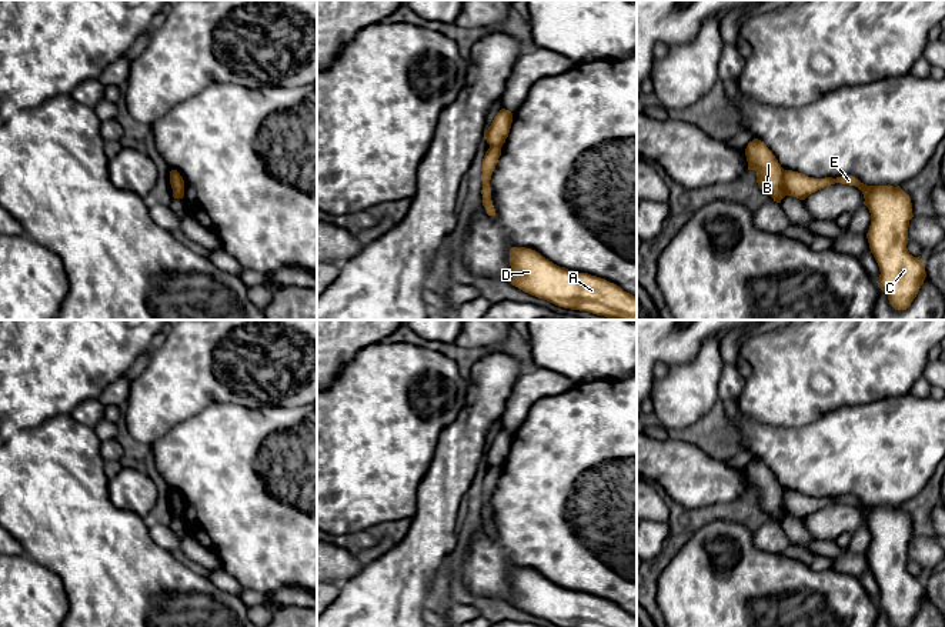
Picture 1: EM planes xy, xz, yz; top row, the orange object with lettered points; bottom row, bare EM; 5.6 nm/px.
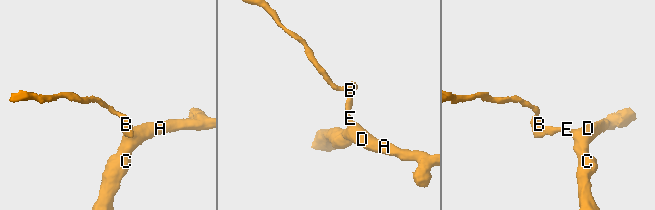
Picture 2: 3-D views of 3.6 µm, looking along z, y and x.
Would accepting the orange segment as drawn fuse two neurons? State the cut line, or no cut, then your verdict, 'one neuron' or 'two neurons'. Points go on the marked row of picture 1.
cut yz (784, 170), (784, 190), (787, 194); two neurons

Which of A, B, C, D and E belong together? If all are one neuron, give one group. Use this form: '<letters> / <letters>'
A C D E / B

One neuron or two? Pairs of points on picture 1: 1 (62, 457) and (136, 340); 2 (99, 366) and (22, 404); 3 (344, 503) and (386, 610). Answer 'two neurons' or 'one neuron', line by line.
1: two neurons
2: one neuron
3: two neurons

